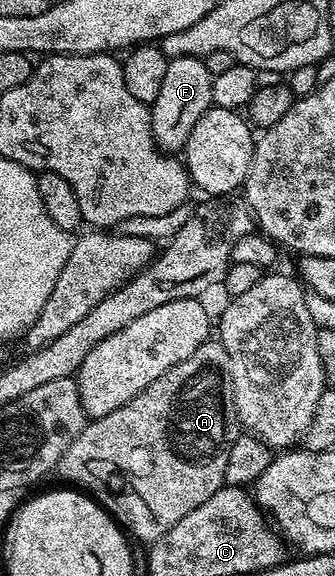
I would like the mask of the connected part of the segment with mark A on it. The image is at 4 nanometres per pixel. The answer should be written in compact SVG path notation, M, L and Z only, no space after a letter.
M209 339L189 359L181 359L181 363L169 367L161 379L153 379L129 403L117 407L117 411L109 411L109 415L88 420L81 435L61 455L57 473L67 480L64 482L94 497L134 540L150 543L165 535L169 527L181 523L189 511L201 507L209 495L224 488L230 448L240 434L229 355L222 341Z

